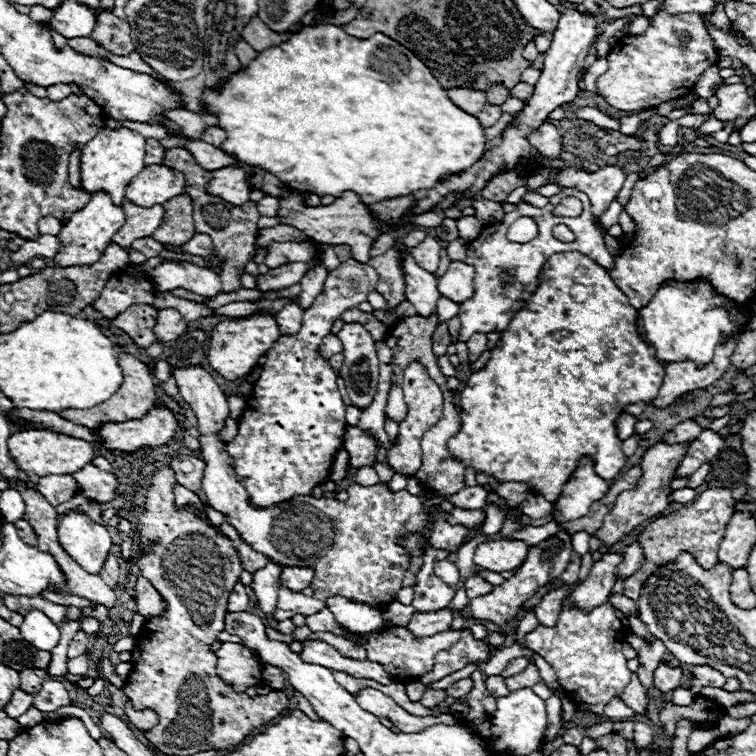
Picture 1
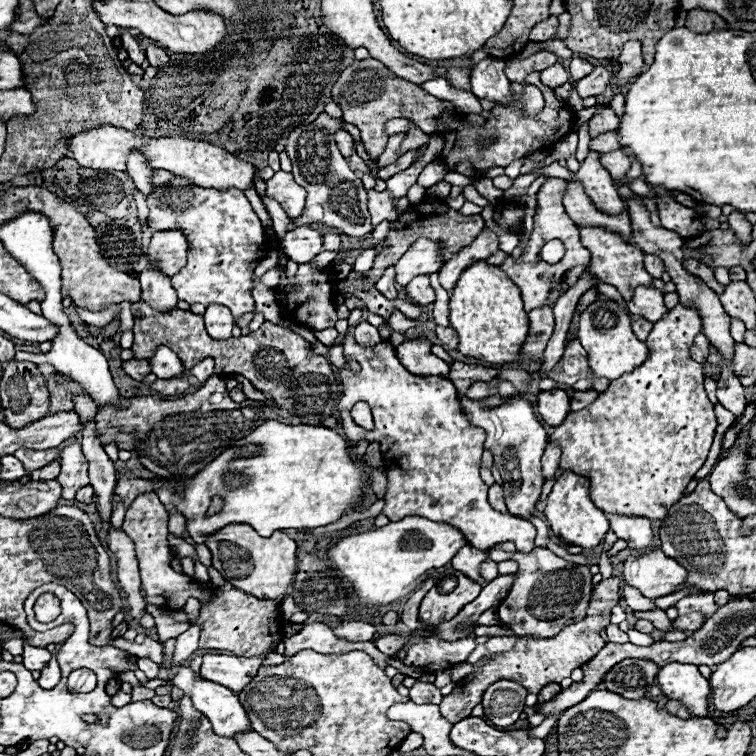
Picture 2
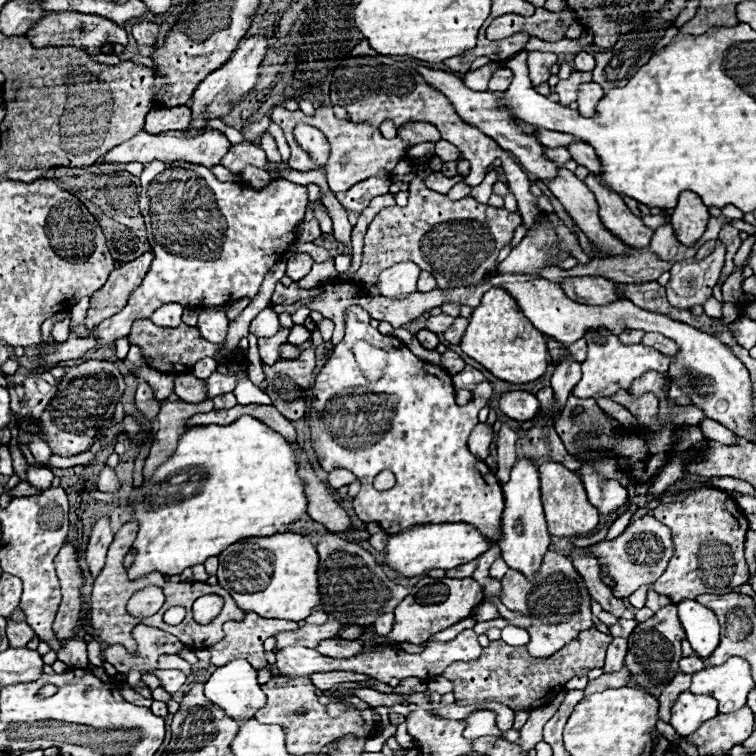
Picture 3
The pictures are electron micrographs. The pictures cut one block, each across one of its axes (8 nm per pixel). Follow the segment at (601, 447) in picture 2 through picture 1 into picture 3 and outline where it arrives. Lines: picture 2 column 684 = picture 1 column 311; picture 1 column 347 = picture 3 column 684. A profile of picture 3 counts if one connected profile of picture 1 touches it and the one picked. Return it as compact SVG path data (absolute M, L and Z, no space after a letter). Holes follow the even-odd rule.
M718 240L716 250L706 260L694 260L692 264L676 262L670 270L670 280L666 284L668 302L680 310L702 306L712 296L712 288L720 278L724 254L726 246Z

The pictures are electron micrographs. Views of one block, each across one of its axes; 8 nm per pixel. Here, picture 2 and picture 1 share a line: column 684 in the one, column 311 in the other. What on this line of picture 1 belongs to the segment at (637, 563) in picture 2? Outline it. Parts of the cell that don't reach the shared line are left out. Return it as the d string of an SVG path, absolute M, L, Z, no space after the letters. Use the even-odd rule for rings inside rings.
M292 566L292 568L284 568L284 570L282 570L282 574L280 574L280 584L282 584L282 586L288 586L288 590L302 592L306 586L310 586L312 578L314 578L314 570L312 570L312 568Z

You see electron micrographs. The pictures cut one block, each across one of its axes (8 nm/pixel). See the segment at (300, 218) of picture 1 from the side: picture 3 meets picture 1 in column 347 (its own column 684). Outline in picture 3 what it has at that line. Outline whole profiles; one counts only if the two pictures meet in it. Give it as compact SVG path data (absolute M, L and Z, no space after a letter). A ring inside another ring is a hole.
M682 192L678 206L670 214L670 224L678 242L690 246L704 234L708 218L710 214L702 200L694 192Z

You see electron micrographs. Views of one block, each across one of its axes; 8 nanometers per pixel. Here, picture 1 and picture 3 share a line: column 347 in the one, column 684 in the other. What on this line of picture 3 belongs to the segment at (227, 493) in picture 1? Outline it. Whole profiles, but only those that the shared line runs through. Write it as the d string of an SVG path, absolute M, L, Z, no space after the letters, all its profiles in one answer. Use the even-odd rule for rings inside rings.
M702 488L682 502L656 506L652 516L670 528L674 542L670 564L652 586L658 594L668 596L672 602L680 602L682 598L696 598L698 594L726 594L726 590L746 584L748 566L744 560L744 538L748 524L744 512L736 506L730 494L716 488Z

